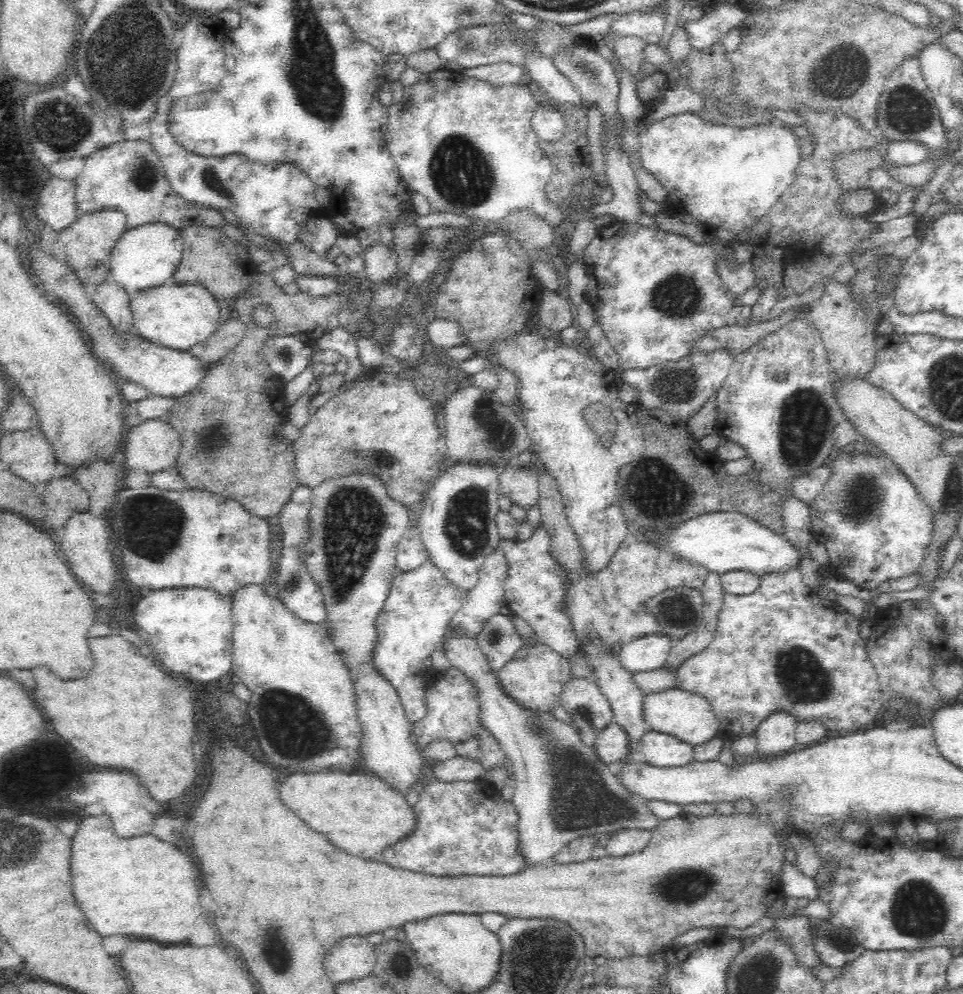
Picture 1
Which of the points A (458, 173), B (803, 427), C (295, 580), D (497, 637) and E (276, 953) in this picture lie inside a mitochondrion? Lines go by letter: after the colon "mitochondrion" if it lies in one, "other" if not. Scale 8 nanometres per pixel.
A: mitochondrion
B: mitochondrion
C: mitochondrion
D: mitochondrion
E: mitochondrion

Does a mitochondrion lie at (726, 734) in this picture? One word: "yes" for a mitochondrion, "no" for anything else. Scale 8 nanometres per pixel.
no

